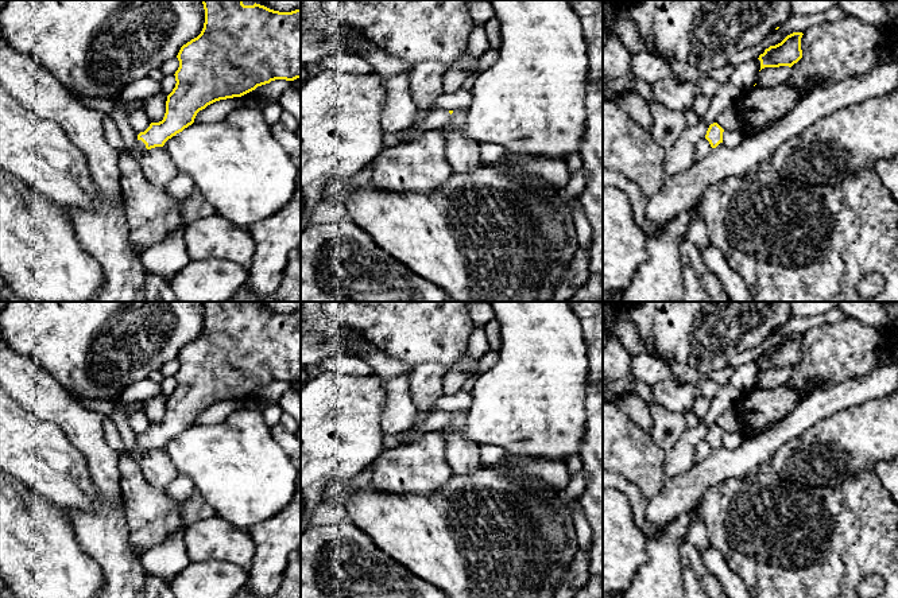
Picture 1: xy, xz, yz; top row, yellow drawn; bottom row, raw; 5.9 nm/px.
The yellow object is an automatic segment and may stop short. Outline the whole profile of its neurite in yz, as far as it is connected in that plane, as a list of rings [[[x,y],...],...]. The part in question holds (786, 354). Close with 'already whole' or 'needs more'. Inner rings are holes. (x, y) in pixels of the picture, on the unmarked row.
[[[802,334],[787,337],[781,345],[770,347],[759,357],[760,372],[765,369],[791,369],[802,360],[801,339]]]; already whole

